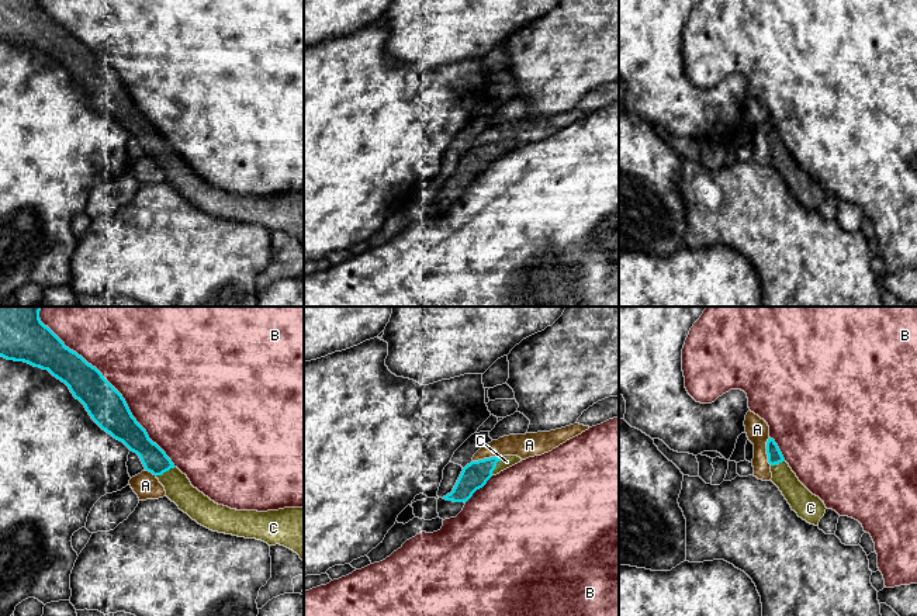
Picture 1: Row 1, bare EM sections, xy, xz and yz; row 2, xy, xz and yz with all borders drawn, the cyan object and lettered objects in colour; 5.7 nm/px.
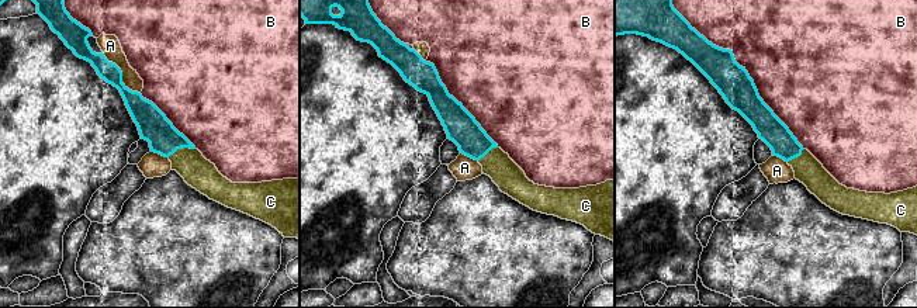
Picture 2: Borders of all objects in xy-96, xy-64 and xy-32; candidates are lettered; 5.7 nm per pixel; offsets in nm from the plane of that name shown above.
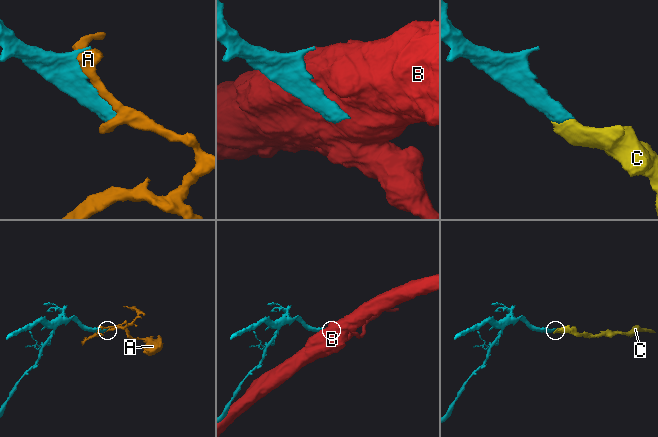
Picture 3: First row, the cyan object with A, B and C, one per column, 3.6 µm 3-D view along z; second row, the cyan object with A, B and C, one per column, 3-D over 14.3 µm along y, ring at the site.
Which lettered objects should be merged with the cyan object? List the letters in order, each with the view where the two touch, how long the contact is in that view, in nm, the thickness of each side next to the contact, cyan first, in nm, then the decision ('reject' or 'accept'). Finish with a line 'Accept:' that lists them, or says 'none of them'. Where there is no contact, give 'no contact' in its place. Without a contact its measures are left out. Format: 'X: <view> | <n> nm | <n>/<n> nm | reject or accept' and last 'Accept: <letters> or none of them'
A: xz | 180 nm | 160/140 nm | reject
B: xy | 1150 nm | 220/500 nm | reject
C: xz | 130 nm | 160/70 nm | accept
Accept: C

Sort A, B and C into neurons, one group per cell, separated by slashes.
A / B / C

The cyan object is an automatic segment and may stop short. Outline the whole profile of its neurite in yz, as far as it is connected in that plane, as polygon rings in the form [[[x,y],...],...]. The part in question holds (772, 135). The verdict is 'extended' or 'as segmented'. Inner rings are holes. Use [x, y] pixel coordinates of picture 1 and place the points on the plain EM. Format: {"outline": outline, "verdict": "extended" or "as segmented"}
{"outline": [[[771,122],[767,127],[767,139],[772,158],[771,166],[779,173],[792,195],[807,208],[819,211],[827,194],[824,187],[799,166]]], "verdict": "extended"}

